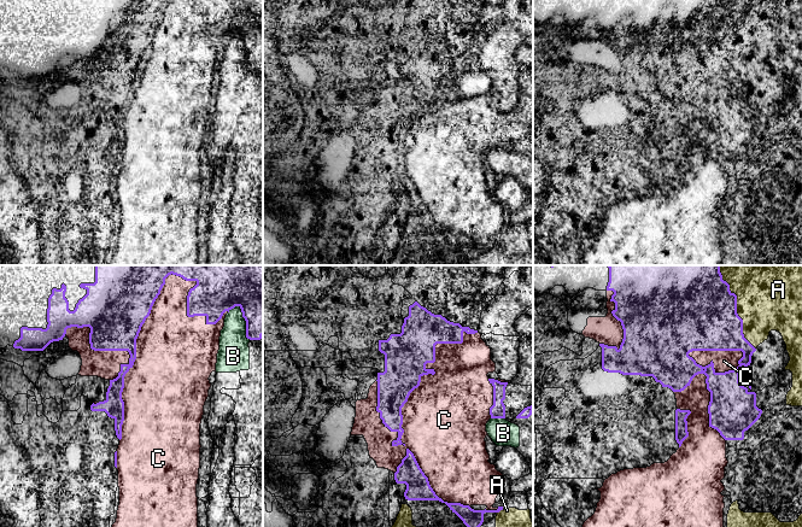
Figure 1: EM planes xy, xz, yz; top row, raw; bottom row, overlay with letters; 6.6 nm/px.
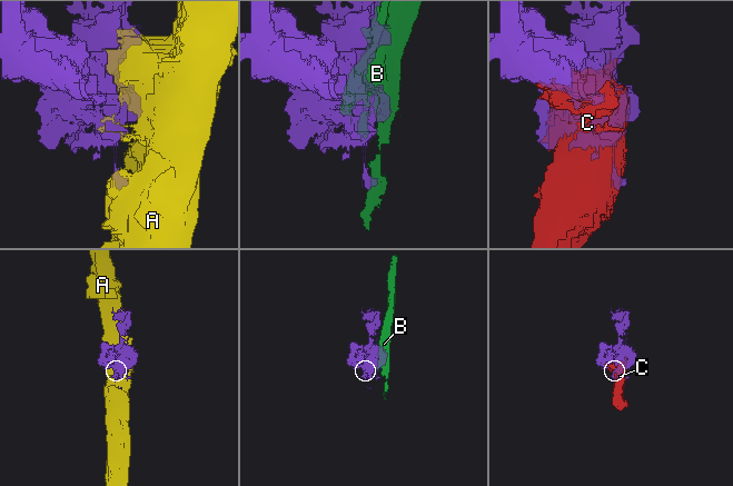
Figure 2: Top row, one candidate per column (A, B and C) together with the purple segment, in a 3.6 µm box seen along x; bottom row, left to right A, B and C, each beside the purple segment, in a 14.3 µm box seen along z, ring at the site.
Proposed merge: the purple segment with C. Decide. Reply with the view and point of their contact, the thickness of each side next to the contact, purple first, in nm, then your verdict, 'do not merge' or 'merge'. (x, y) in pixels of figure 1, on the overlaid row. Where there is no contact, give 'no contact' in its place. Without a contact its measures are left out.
xy (135, 345) | 380/480 nm | merge

